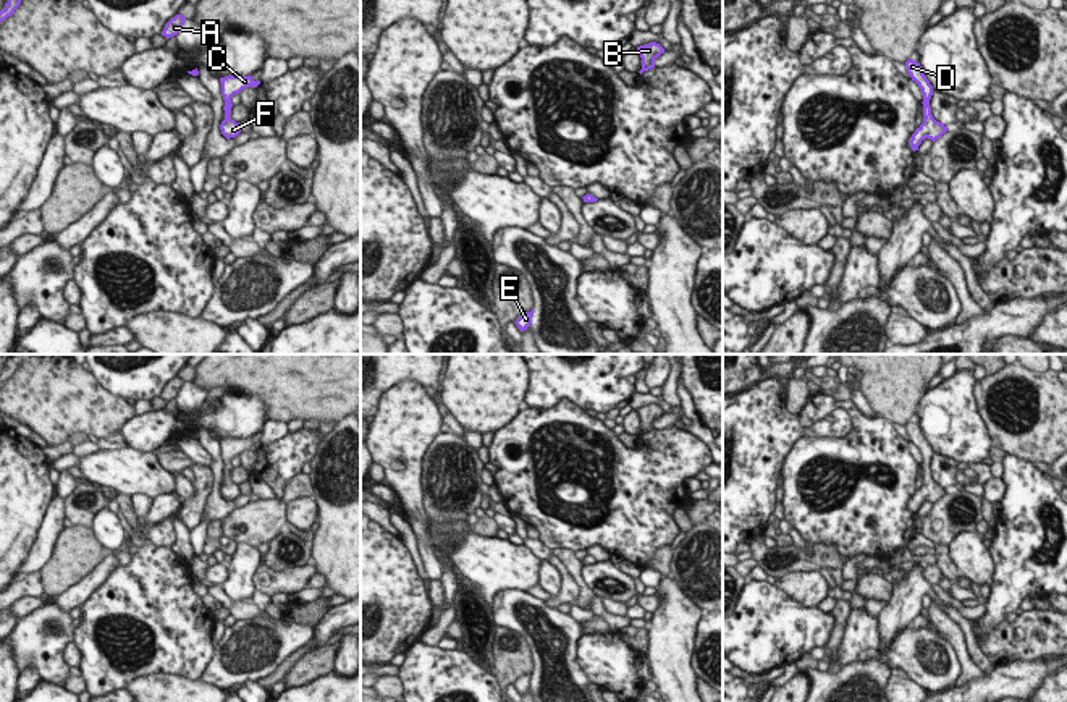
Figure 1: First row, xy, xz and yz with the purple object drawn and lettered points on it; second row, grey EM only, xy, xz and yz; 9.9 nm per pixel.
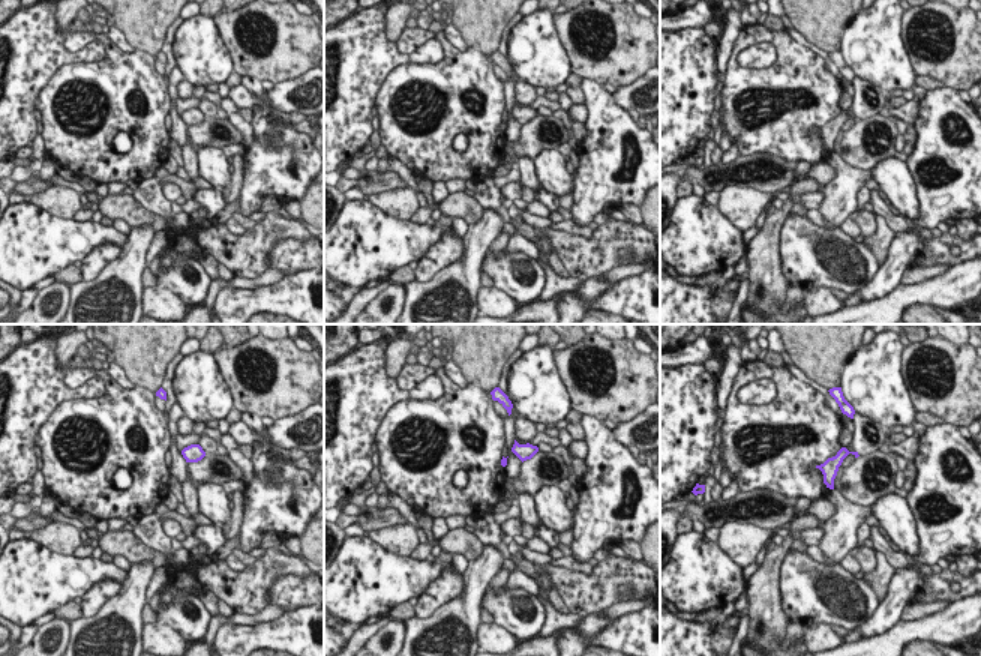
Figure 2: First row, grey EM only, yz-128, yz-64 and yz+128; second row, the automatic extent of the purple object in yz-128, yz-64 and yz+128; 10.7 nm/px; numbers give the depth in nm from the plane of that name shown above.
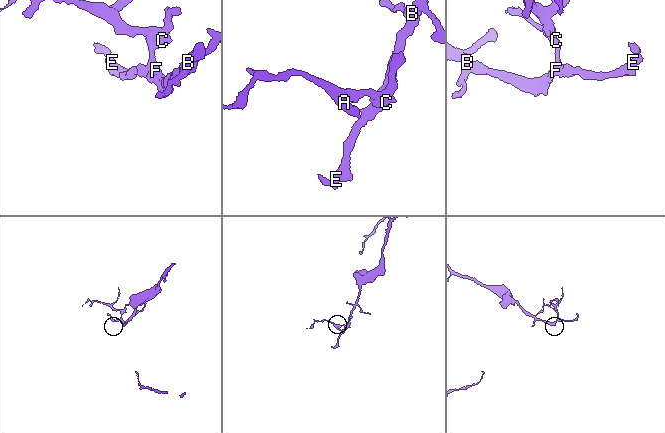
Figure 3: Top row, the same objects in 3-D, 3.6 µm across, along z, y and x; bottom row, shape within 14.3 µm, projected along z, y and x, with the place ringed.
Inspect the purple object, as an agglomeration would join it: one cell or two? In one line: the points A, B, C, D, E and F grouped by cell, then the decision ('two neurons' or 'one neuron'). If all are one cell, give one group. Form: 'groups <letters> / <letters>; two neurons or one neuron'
groups A B C D E F; one neuron

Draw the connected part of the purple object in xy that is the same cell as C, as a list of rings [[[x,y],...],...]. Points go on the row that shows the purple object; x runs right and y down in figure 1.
[[[226,76],[226,78],[220,78],[221,82],[221,95],[225,100],[225,120],[220,125],[221,134],[230,139],[230,137],[236,137],[241,133],[239,123],[236,123],[234,120],[230,118],[231,115],[231,97],[234,94],[239,94],[242,89],[252,86],[257,87],[260,84],[260,81],[254,81],[252,76]]]

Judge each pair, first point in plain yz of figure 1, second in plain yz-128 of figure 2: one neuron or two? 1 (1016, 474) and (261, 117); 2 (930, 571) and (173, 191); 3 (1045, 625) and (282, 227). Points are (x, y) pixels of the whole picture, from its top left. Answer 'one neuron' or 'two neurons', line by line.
1: one neuron
2: one neuron
3: one neuron

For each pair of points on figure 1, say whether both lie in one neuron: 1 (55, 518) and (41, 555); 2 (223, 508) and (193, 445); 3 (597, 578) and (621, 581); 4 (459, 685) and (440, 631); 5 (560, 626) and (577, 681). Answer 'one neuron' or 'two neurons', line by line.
1: one neuron
2: two neurons
3: one neuron
4: two neurons
5: one neuron

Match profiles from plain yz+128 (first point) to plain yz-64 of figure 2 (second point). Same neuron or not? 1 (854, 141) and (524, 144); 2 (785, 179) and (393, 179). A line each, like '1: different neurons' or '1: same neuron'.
1: same neuron
2: same neuron

